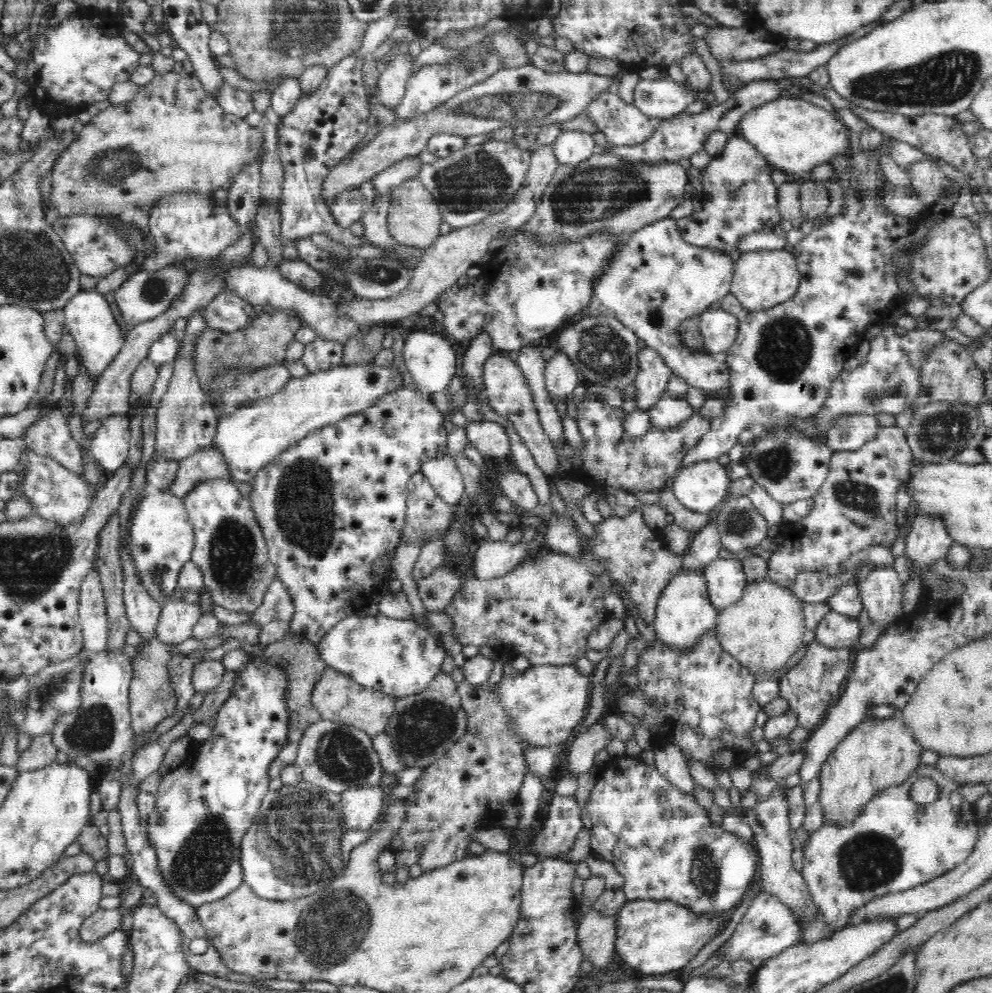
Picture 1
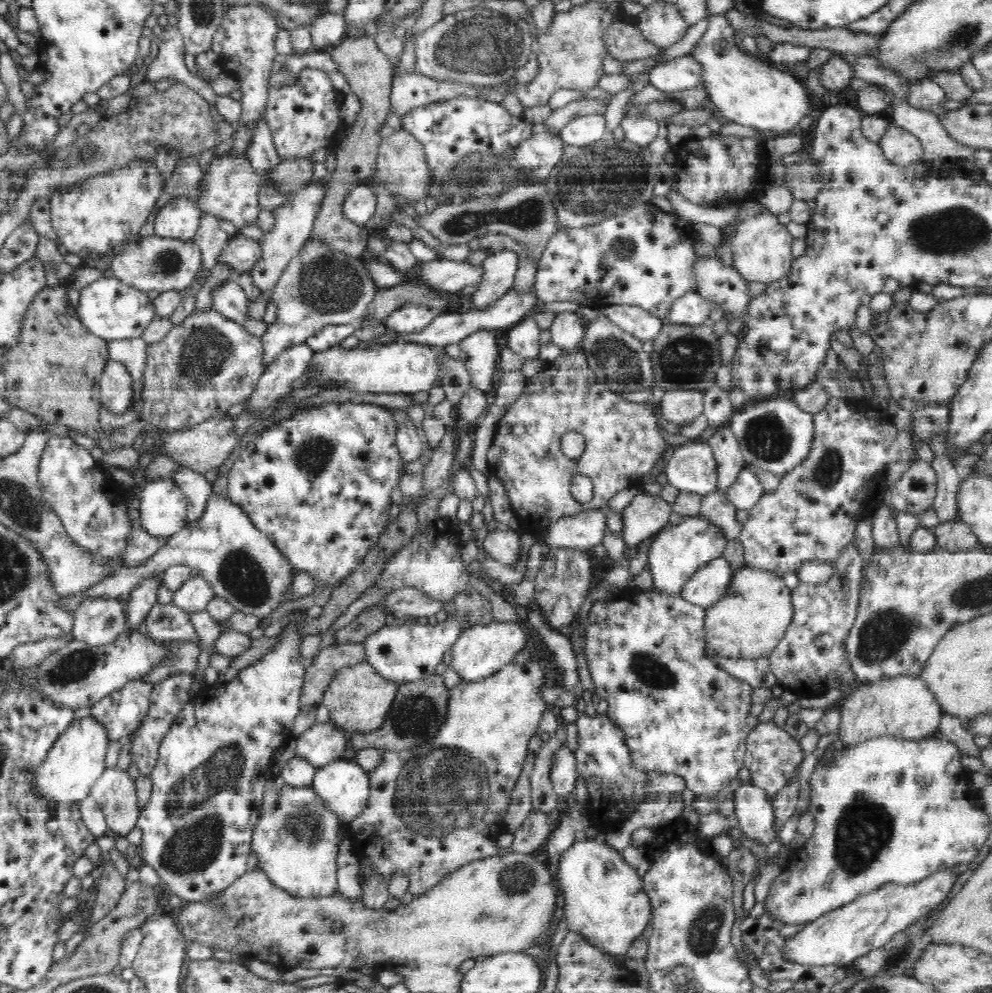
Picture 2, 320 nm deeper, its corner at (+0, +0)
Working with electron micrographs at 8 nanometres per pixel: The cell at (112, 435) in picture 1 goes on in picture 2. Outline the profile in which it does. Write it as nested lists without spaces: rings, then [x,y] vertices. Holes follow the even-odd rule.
[[[110,362],[102,374],[99,388],[99,402],[108,412],[121,416],[133,408],[132,380],[122,366]]]

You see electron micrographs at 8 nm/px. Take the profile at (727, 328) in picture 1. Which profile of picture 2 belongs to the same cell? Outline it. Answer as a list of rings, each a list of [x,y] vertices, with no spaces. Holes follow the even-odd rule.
[[[699,292],[688,293],[680,300],[674,301],[667,322],[692,327],[704,326],[704,322],[710,320],[710,314],[714,307],[713,302]]]

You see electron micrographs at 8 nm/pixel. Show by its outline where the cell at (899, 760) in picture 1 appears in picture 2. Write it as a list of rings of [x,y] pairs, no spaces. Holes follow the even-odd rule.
[[[898,677],[878,681],[874,685],[861,685],[852,691],[840,706],[839,744],[843,749],[853,749],[877,738],[902,741],[921,741],[934,734],[941,723],[940,705],[934,702],[924,681],[916,677]]]

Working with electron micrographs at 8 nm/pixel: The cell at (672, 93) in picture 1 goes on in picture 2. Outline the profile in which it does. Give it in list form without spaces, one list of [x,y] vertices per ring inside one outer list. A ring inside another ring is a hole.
[[[676,57],[648,73],[646,85],[664,93],[675,93],[703,84],[704,67],[692,57]]]

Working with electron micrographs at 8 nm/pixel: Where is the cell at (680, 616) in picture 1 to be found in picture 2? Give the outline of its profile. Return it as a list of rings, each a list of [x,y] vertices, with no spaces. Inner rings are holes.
[[[699,516],[688,517],[683,523],[664,529],[650,542],[648,548],[646,567],[652,575],[653,590],[668,597],[683,598],[686,584],[703,566],[722,556],[726,543],[726,539],[722,539],[722,533],[716,528],[712,529],[712,525]]]

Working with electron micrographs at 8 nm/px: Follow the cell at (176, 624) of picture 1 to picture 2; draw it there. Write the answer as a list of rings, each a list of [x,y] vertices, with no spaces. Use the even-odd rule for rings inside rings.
[[[198,574],[190,577],[172,594],[172,604],[180,608],[184,613],[189,614],[189,616],[202,612],[214,598],[214,593],[212,593],[208,583]]]

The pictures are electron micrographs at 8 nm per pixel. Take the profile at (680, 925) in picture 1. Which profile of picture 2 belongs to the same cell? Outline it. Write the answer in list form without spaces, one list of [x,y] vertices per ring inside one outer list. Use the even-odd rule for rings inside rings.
[[[580,835],[577,844],[570,852],[562,856],[560,868],[557,868],[555,879],[564,893],[564,914],[570,931],[579,932],[608,956],[624,956],[630,952],[634,943],[653,925],[653,906],[646,893],[644,884],[636,871],[627,865],[623,858],[611,852],[600,842],[589,841]]]

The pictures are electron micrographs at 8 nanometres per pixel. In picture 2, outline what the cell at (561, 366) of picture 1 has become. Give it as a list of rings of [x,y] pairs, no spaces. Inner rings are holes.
[[[576,312],[557,314],[551,326],[552,344],[558,346],[563,354],[577,351],[584,335],[584,319]]]

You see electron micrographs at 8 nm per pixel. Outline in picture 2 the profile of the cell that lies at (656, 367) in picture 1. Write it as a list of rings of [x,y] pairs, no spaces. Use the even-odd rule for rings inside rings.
[[[620,305],[609,306],[601,310],[616,326],[629,332],[640,343],[652,342],[656,344],[664,324],[658,318],[644,312],[638,307]]]

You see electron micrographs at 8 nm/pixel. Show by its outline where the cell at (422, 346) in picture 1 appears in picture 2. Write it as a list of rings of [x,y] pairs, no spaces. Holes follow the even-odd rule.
[[[408,305],[392,313],[385,326],[393,328],[402,336],[416,336],[418,332],[428,329],[437,316],[434,310]]]

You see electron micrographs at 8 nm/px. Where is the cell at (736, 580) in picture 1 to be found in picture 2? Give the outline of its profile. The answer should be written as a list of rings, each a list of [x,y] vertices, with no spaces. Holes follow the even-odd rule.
[[[723,556],[703,566],[683,590],[683,599],[692,604],[711,607],[727,592],[735,571]]]

